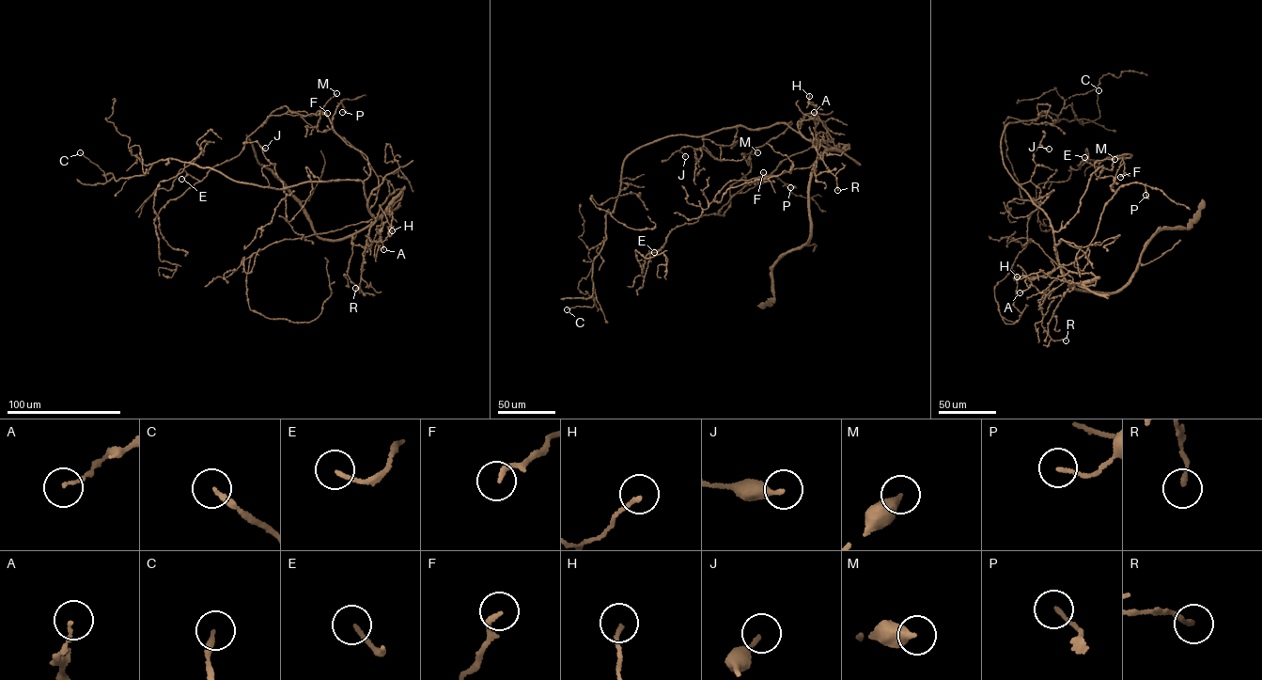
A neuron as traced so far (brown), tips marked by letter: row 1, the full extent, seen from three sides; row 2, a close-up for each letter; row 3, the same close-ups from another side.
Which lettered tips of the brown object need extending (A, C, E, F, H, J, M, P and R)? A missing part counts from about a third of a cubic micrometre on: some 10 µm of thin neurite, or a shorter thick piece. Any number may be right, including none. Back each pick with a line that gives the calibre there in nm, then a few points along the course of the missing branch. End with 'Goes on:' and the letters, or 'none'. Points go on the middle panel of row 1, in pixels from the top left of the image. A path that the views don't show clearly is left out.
Goes on: none

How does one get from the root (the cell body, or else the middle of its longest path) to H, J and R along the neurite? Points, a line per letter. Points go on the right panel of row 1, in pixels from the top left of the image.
H: (1093, 279), (1096, 276), (1090, 272), (1076, 272), (1061, 266), (1032, 279), (1023, 276), (1014, 279), (1017, 276)
J: (1093, 279), (1071, 283), (1065, 279), (1049, 220), (1019, 184), (1030, 181), (1039, 145), (1049, 149)
R: (1093, 279), (1067, 284), (1069, 288), (1049, 322), (1048, 334), (1051, 339), (1066, 340)

